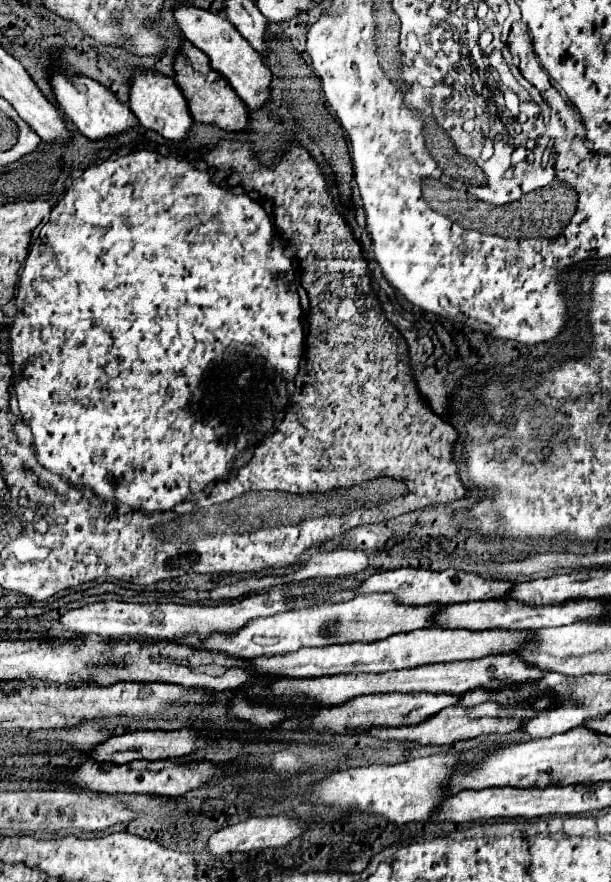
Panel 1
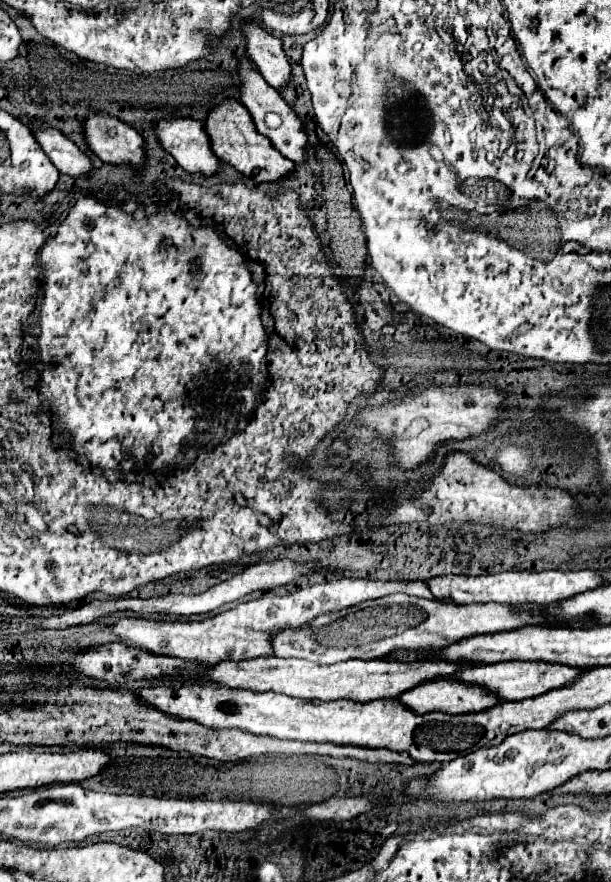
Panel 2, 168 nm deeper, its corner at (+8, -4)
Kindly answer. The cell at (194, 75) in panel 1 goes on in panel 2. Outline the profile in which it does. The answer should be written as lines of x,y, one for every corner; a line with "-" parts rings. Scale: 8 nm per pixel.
224,98
222,104
218,104
218,108
212,108
204,120
206,132
210,136
212,142
212,150
214,154
232,164
238,172
242,172
244,176
254,178
256,182
274,182
282,176
286,176
288,172
294,170
294,162
284,158
274,146
272,142
256,132
256,126
248,114
248,110
236,100
236,98

